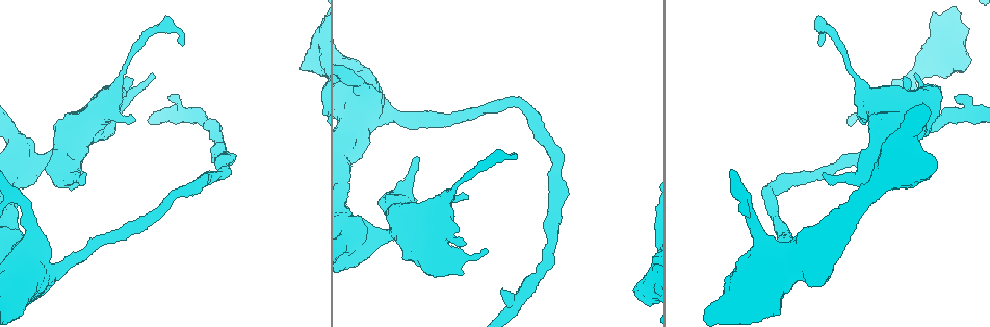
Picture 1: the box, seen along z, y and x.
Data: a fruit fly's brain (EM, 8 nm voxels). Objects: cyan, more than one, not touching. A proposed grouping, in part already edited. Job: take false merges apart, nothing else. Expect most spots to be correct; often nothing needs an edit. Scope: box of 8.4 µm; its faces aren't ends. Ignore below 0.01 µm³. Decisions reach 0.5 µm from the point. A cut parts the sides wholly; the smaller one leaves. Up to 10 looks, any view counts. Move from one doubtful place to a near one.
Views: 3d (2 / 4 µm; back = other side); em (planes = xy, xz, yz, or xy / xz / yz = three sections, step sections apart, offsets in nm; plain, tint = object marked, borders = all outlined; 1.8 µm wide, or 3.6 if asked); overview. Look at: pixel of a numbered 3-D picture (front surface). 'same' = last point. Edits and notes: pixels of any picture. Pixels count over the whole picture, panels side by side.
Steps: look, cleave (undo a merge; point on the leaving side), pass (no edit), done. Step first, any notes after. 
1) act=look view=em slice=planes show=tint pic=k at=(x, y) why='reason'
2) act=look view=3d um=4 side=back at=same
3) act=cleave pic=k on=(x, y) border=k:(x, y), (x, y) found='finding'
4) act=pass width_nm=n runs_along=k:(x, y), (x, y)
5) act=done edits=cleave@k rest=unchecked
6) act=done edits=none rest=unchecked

act=look view=3d um=2 pic=1 at=(516, 306) why='calibre changes'

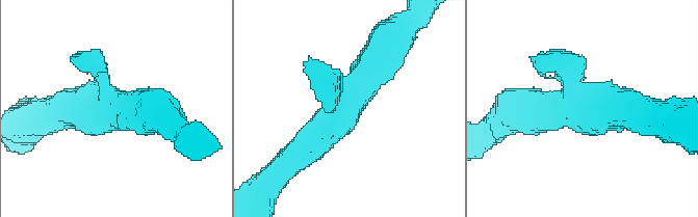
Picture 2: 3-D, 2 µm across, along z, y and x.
act=look view=em slice=planes show=tint pic=2 at=(576, 105) why='need the tissue'

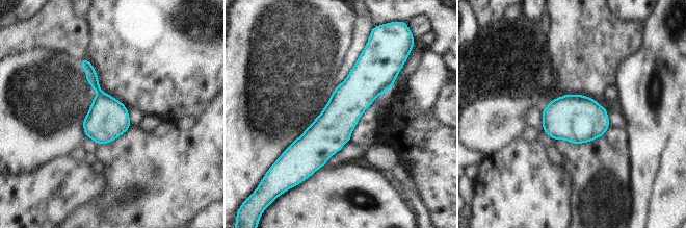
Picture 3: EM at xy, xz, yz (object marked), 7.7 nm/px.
act=cleave pic=3 on=(91, 76) found='two neurons meet here'

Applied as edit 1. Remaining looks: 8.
act=look view=overview why='see it whole again'

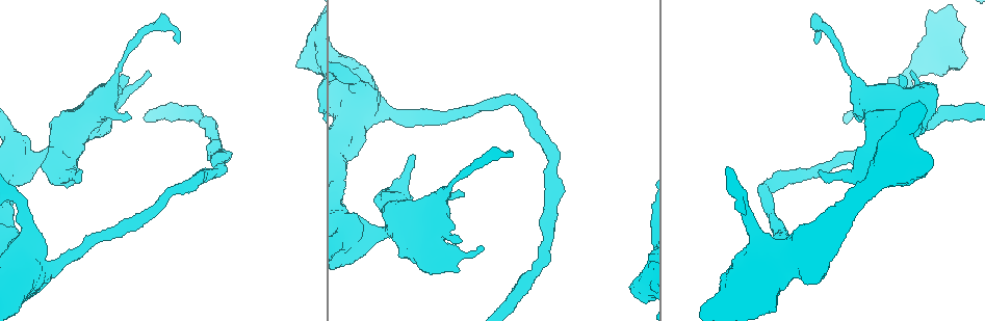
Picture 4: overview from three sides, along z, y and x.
act=look view=em slice=xz step=8 show=tint pic=4 at=(889, 129) why='sudden change in width'

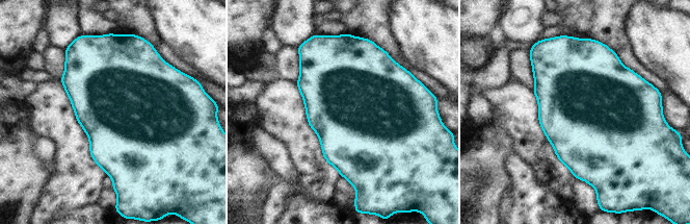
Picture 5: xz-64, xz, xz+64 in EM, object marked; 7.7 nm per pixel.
act=look view=em slice=planes show=borders at=same

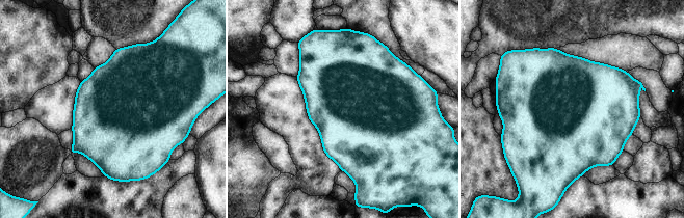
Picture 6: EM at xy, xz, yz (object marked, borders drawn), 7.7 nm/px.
act=pass found='continuous, no second neuron'

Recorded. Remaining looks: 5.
act=look view=em um=3.6 slice=planes show=plain pic=4 at=(163, 23) why='abrupt turn'

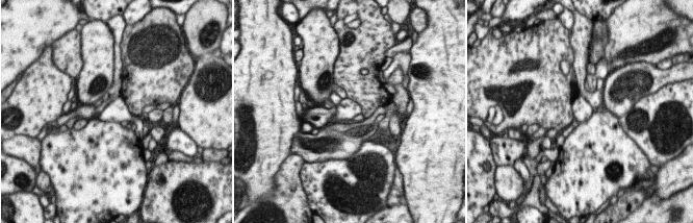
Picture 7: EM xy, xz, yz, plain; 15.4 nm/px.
act=look view=em um=3.6 slice=planes show=tint at=same why='with the object marked'

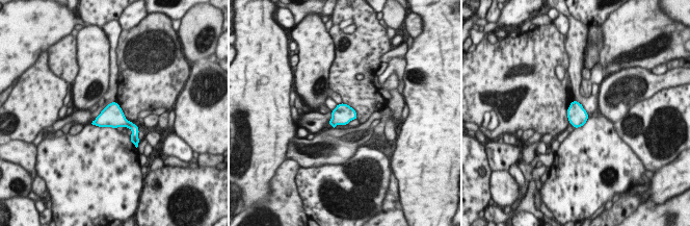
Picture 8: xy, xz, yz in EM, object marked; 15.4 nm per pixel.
act=pass width_nm=300 found='all the same neuron'

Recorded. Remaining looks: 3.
act=look view=3d um=4 pic=4 at=(381, 111) why='sudden change in width'

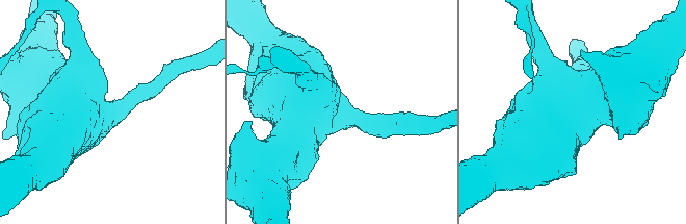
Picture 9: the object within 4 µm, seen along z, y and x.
act=look view=em slice=planes show=borders pic=9 at=(342, 116) why='need the tissue'

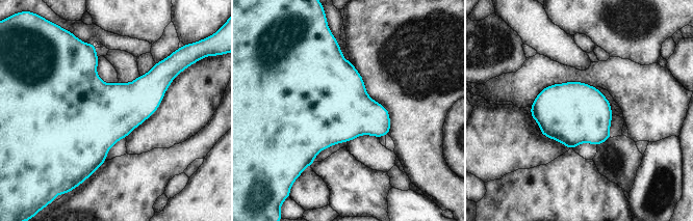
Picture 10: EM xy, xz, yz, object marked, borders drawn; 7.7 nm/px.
act=pass found='one neuron here'

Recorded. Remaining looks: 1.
act=done edits=cleave@3 rest=unchecked

